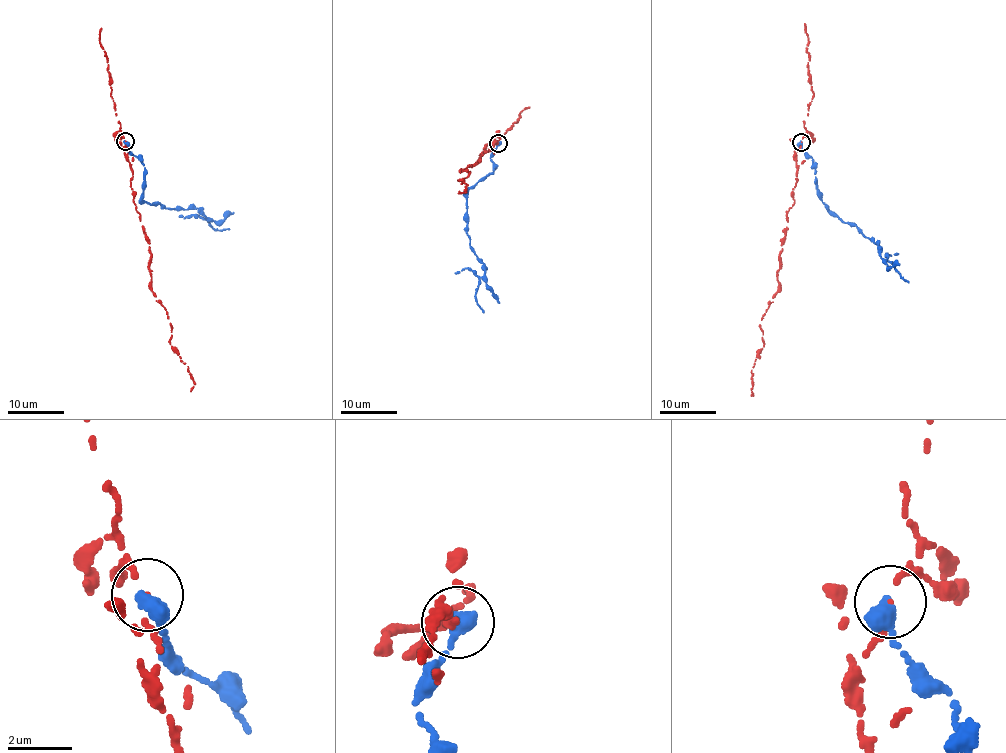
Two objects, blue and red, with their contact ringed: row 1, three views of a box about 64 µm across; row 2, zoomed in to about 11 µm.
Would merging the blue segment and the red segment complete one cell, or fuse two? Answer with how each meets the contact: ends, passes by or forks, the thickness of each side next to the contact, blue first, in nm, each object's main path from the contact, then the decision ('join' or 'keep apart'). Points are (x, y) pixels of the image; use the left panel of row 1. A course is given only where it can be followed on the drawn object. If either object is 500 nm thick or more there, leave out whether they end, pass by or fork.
500/120 nm | blue via (125, 141), (145, 167), (142, 200), (171, 209), (195, 208), (212, 227), (229, 229) | red via (125, 140), (133, 201), (152, 255), (150, 287), (171, 323), (169, 344), (194, 382), (190, 391) | keep apart

